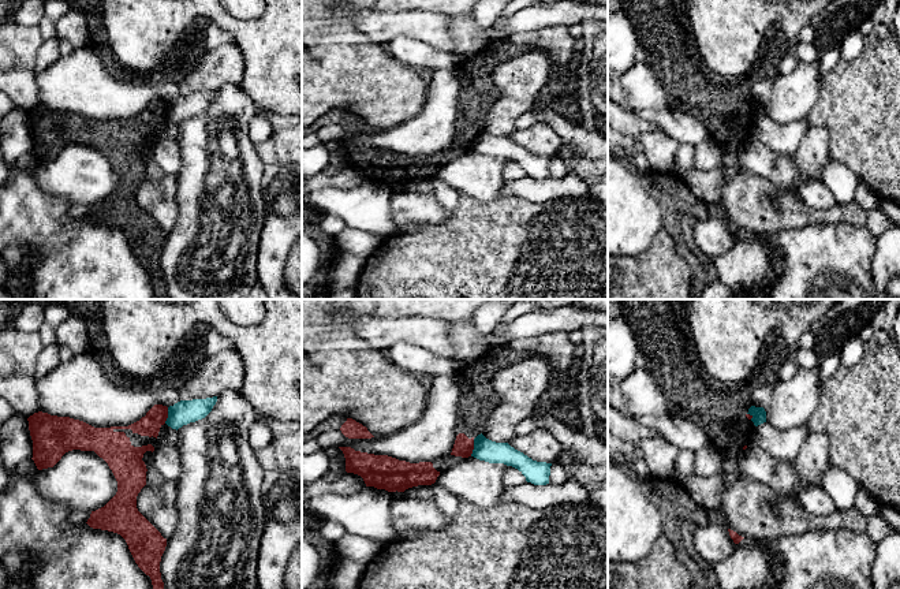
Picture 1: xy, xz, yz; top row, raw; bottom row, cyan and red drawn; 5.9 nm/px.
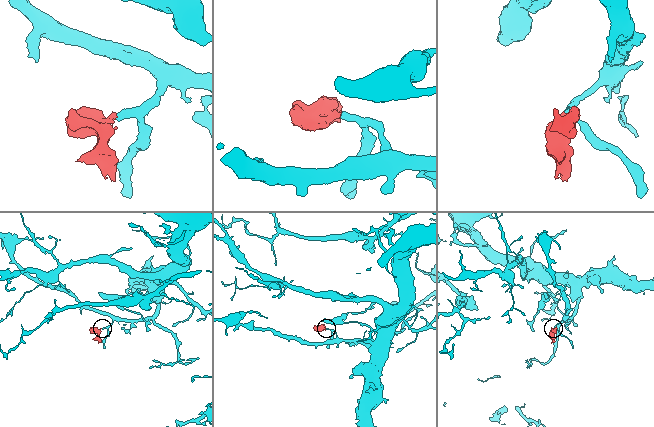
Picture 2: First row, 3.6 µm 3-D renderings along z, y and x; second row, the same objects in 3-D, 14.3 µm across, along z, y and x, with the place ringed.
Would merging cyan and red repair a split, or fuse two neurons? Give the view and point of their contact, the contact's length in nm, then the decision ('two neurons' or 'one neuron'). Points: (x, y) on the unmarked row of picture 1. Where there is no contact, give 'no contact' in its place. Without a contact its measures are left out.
xz (474, 141) | 110 nm | two neurons

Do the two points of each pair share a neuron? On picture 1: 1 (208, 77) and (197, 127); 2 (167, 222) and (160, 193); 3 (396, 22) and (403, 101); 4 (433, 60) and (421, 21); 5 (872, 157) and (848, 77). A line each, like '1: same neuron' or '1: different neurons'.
1: different neurons
2: same neuron
3: different neurons
4: different neurons
5: same neuron

